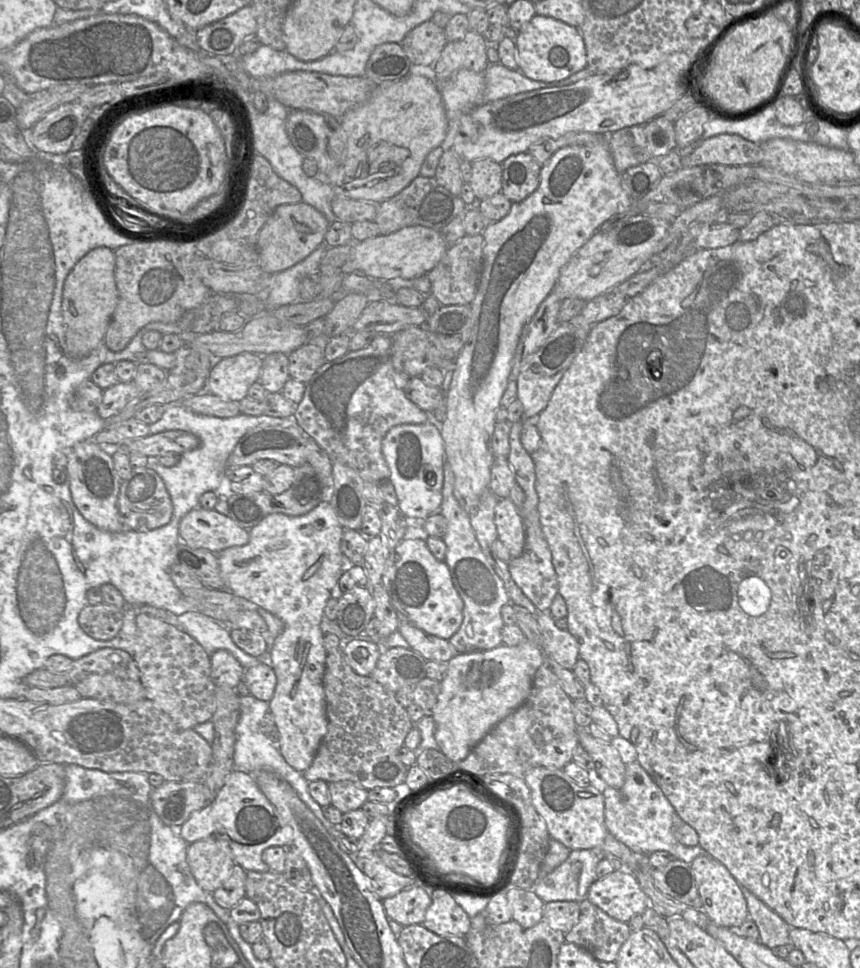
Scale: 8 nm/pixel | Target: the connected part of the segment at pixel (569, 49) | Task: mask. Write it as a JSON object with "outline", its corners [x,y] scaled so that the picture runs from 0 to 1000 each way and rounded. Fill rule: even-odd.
{"outline":[[[623,14],[602,32],[599,45],[602,72],[622,84],[655,83],[683,68],[681,50],[673,29],[642,18]]]}

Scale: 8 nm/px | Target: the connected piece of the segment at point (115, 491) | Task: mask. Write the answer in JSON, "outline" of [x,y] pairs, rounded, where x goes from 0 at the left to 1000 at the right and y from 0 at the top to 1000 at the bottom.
{"outline":[[[109,454],[91,457],[83,462],[77,489],[84,518],[102,539],[130,551],[150,548],[144,543],[137,526],[141,495],[134,487],[129,471]]]}

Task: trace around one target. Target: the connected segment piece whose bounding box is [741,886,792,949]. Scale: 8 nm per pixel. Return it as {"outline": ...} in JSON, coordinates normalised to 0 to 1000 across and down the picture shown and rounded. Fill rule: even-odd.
{"outline":[[[862,915],[862,919],[869,932],[871,946],[881,957],[883,972],[895,980],[907,976],[921,975],[919,969],[921,957],[867,916]]]}

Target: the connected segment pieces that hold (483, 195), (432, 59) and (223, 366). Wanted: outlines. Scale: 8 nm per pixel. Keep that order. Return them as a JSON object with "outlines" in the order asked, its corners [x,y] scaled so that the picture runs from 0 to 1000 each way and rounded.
{"outlines":[[[[571,164],[549,167],[547,191],[556,207],[563,207],[583,199],[584,182],[584,168]]],[[[502,22],[481,28],[465,44],[480,67],[505,67],[521,42],[516,29]]],[[[284,364],[249,372],[240,404],[263,413],[279,414],[290,400],[301,393],[305,367]]]]}

